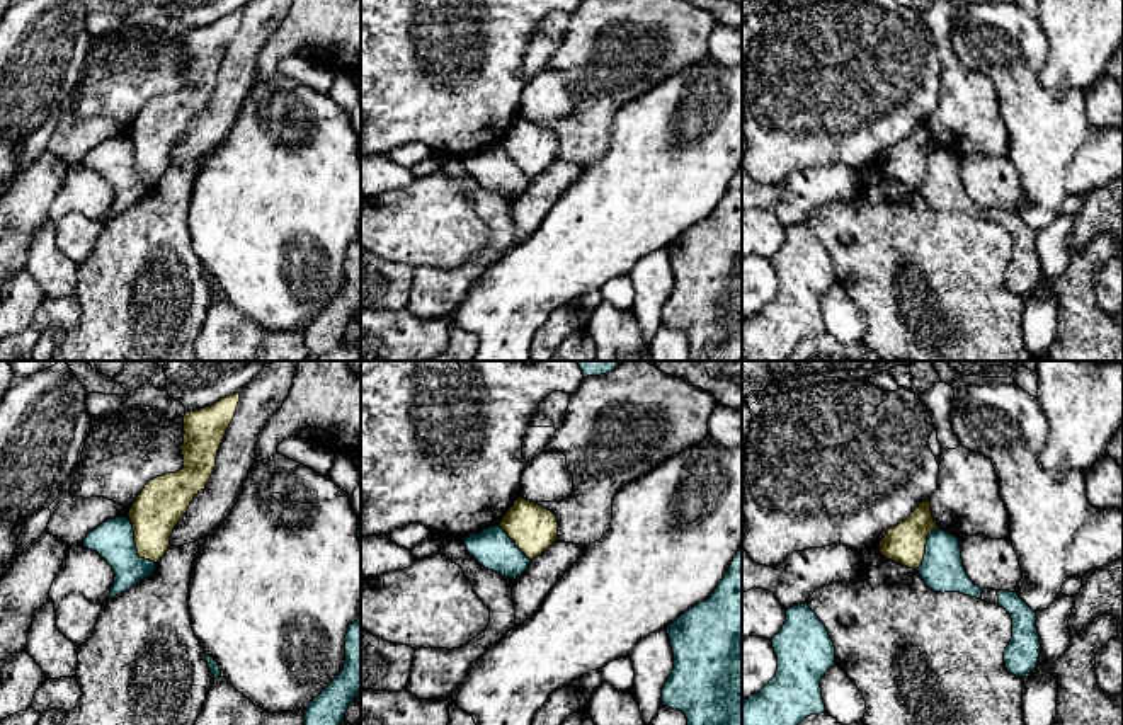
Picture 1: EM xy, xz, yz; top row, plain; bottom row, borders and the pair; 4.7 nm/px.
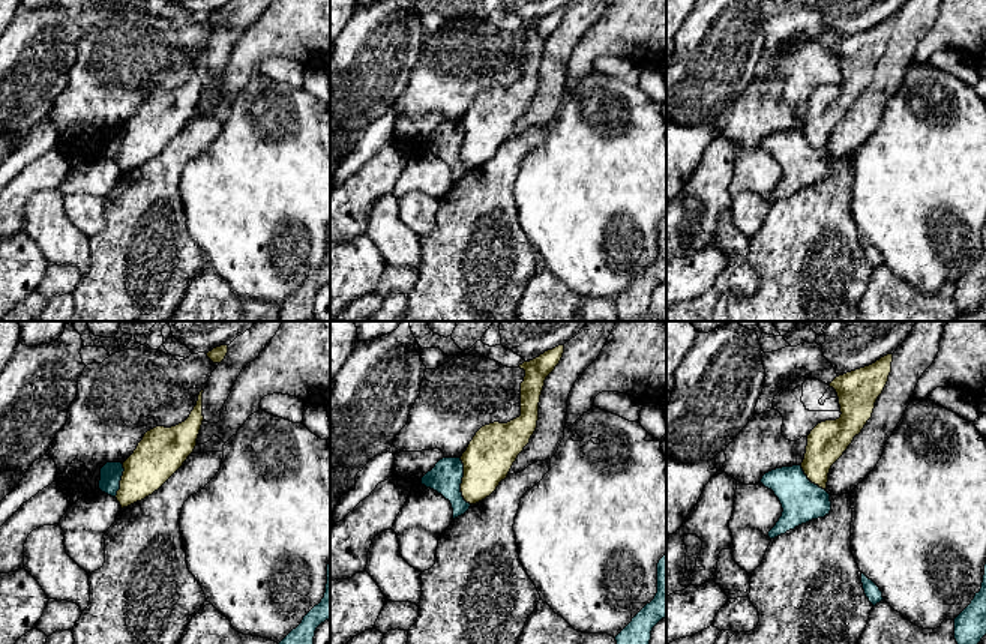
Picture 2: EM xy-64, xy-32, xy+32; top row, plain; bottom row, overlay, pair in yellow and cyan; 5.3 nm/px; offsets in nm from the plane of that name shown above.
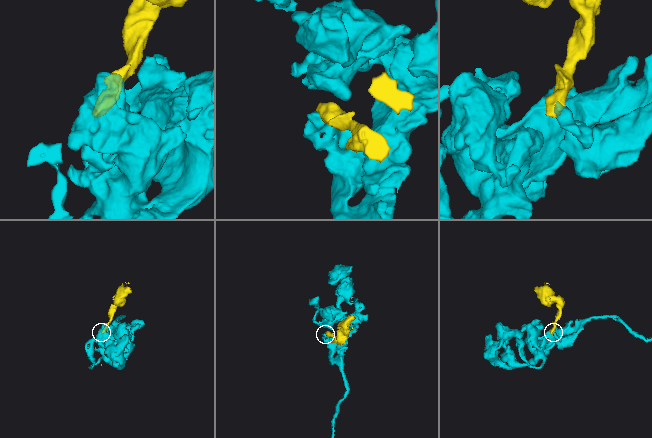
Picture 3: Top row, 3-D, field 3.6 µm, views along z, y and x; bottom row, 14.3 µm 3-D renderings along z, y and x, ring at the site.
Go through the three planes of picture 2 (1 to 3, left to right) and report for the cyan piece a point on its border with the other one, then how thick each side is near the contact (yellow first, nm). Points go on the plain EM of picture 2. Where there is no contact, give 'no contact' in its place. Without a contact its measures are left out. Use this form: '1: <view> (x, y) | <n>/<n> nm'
1: xy-64 (120, 144) | 240/120 nm
2: xy-32 (462, 146) | 260/170 nm
3: xy+32 (811, 144) | 200/220 nm

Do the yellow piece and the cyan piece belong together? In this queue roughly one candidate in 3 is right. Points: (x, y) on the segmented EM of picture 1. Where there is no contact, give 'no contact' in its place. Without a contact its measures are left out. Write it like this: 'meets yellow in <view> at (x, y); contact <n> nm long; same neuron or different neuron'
meets yellow in xy at (136, 545); contact 260 nm long; different neuron

